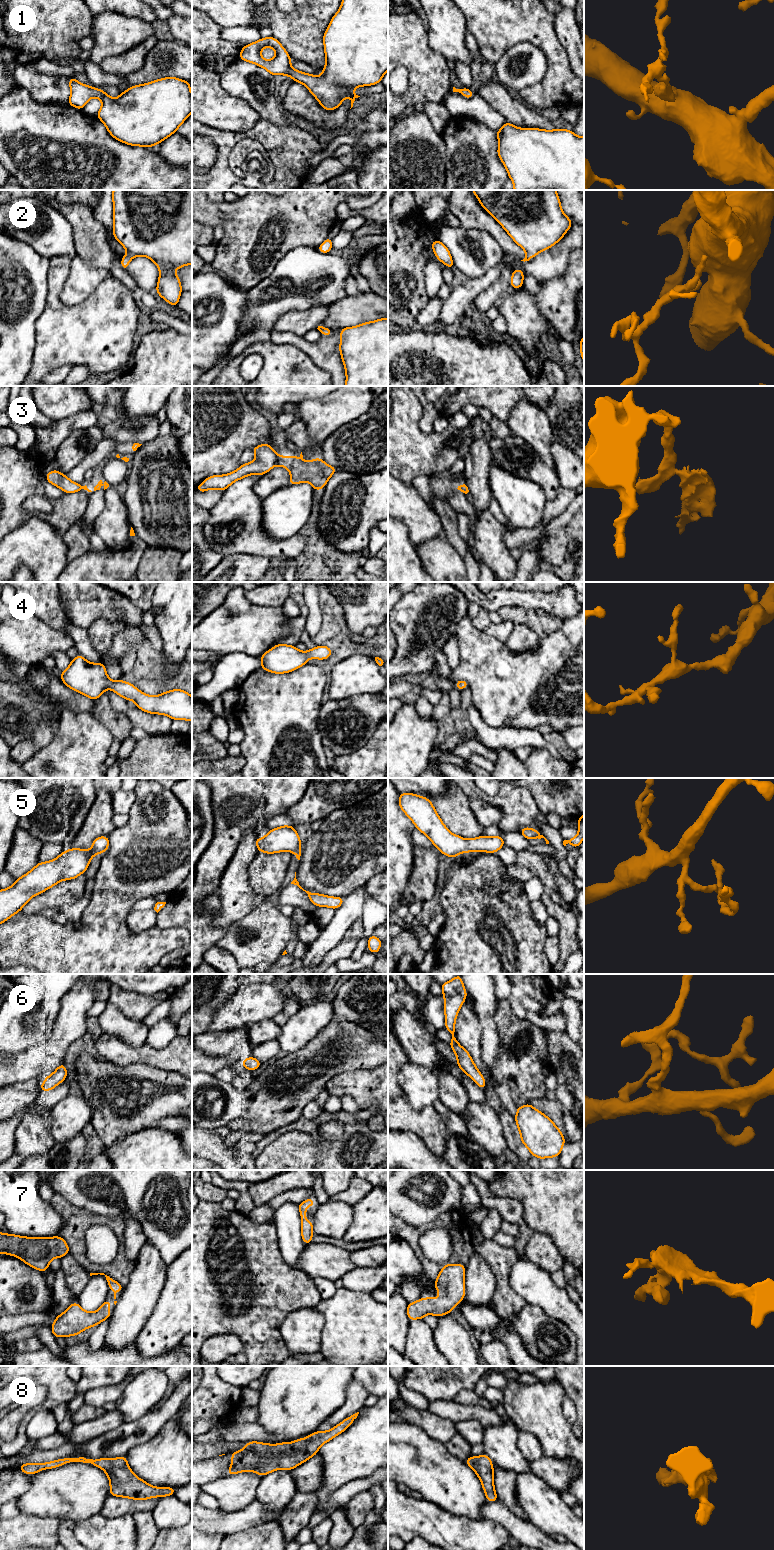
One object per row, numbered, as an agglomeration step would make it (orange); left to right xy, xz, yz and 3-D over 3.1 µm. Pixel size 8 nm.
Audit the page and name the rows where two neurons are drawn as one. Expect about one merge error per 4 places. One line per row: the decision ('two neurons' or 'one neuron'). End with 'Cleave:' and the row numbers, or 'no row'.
1: one neuron
2: one neuron
3: two neurons
4: one neuron
5: one neuron
6: one neuron
7: one neuron
8: one neuron
Cleave: 3

